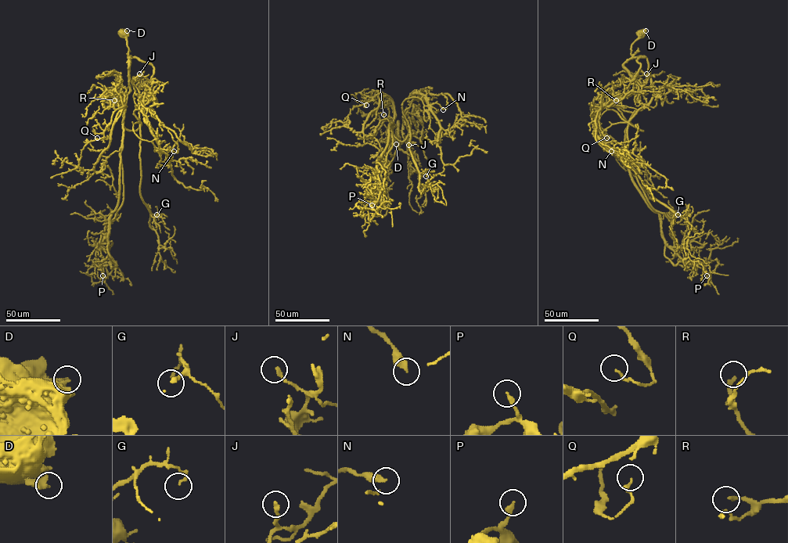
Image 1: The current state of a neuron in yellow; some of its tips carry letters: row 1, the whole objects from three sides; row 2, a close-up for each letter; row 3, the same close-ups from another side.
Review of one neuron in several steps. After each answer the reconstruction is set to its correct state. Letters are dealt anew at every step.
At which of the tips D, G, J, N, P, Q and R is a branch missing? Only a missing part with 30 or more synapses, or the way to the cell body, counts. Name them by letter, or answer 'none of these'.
none of these

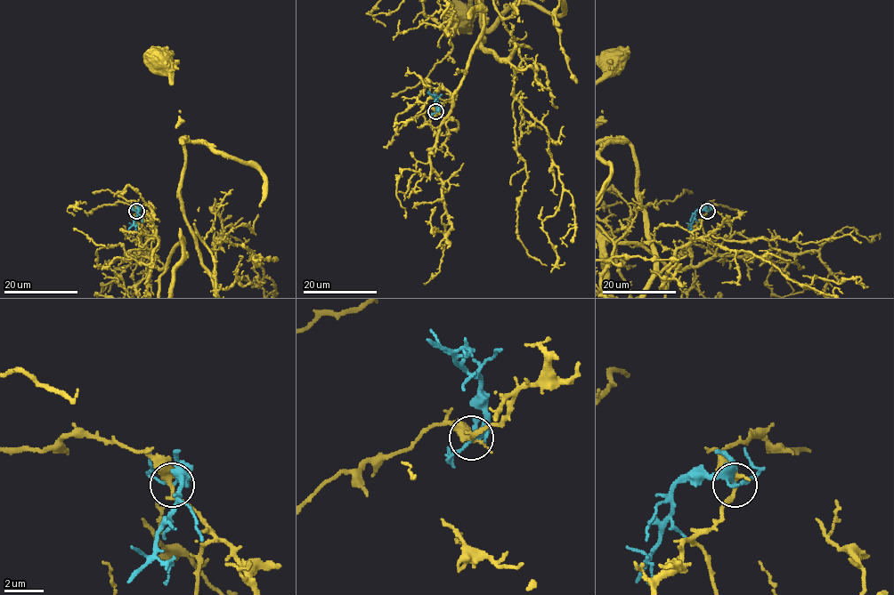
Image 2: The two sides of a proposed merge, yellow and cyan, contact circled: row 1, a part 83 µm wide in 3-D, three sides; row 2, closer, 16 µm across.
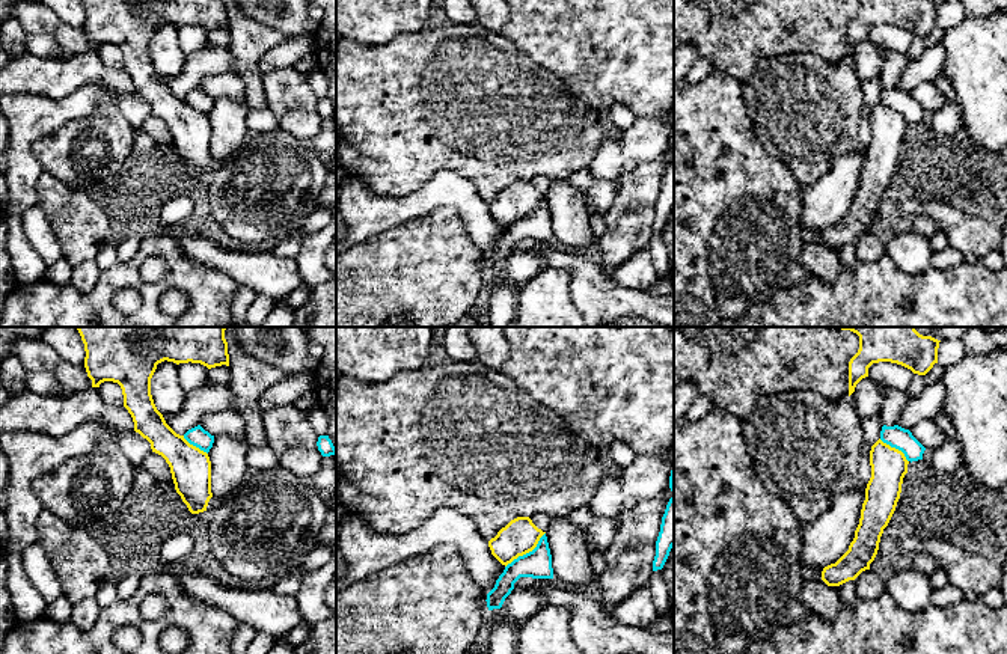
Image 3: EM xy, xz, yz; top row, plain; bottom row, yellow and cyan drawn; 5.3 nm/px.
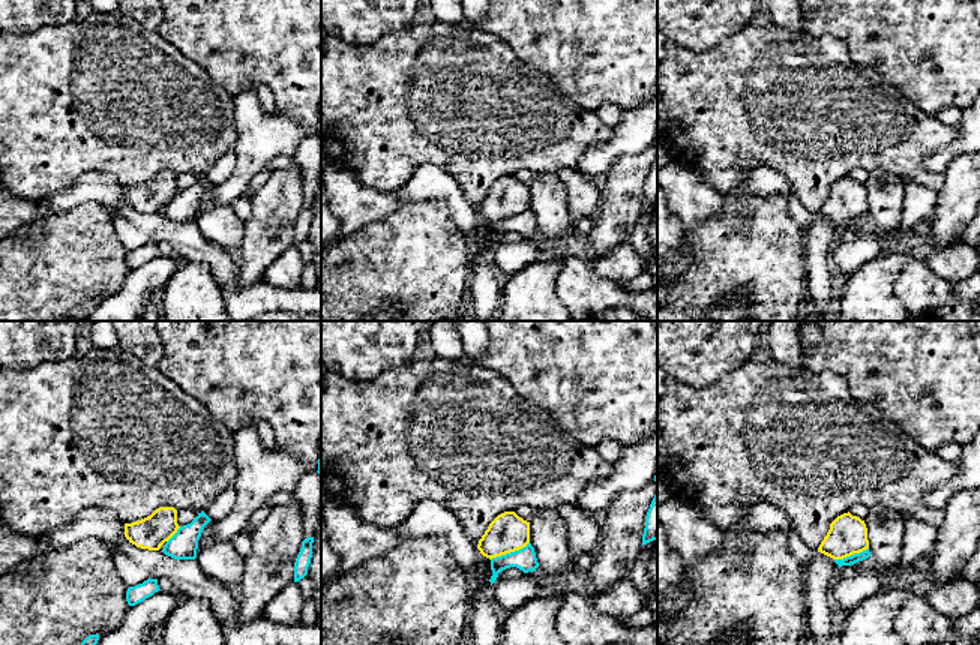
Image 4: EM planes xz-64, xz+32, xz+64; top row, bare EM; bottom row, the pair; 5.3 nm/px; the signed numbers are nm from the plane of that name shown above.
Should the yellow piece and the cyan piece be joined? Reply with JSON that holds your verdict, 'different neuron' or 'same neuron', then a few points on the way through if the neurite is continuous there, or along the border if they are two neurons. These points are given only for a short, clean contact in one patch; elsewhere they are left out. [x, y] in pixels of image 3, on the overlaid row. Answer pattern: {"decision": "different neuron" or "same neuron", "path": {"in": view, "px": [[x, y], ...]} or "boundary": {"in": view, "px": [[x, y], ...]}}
{"decision": "different neuron", "boundary": {"in": "xz", "px": [[544, 532], [531, 550], [519, 555], [505, 567]]}}

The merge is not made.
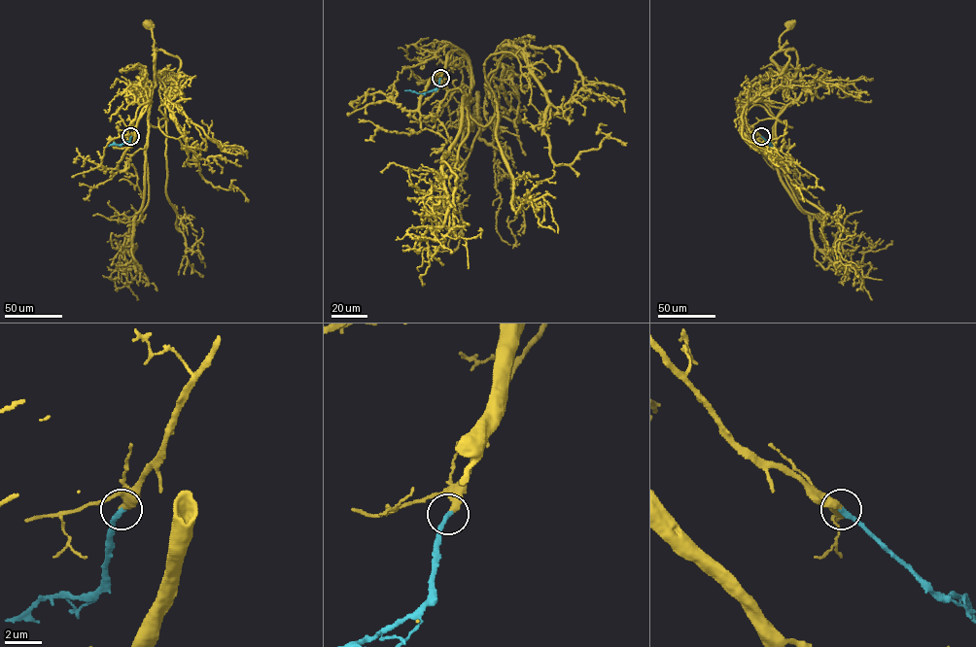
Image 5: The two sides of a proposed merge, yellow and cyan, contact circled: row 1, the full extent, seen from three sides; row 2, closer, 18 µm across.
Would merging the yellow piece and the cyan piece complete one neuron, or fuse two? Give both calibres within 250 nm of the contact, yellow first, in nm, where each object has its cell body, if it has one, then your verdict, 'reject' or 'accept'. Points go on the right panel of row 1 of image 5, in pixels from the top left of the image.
400/280 nm | yellow (789, 24) | cyan none | accept

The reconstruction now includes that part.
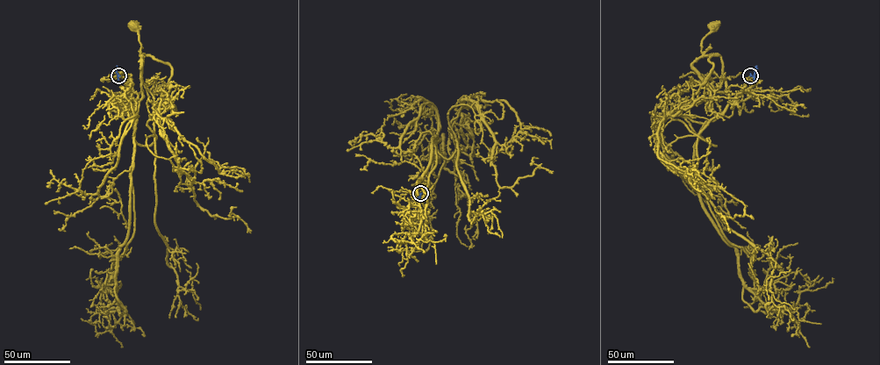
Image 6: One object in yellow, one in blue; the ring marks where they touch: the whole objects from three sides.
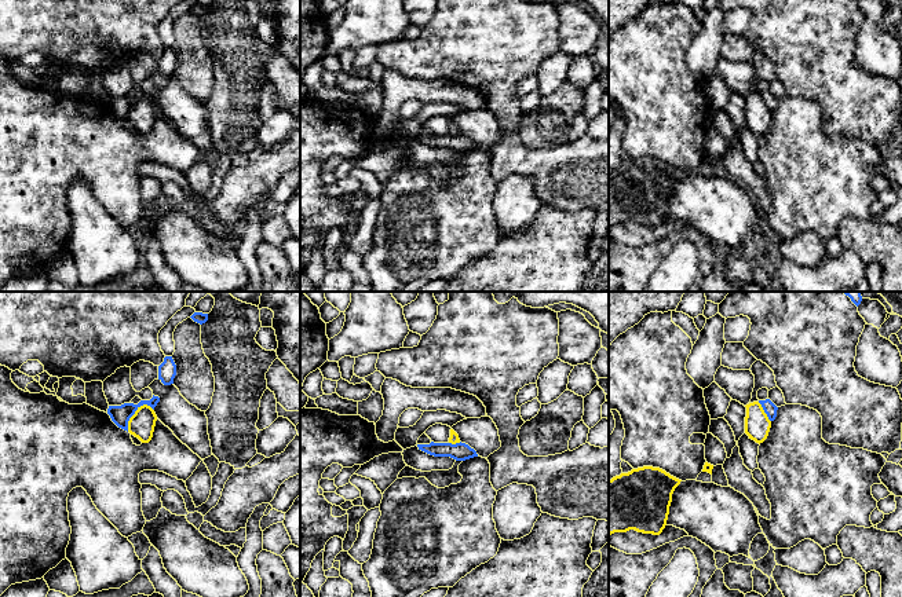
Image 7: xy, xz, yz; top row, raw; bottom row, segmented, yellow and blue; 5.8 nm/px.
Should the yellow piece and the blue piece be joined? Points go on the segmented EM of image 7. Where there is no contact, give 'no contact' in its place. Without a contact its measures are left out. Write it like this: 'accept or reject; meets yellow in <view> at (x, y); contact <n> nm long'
reject; meets yellow in xy at (134, 414); contact 200 nm long

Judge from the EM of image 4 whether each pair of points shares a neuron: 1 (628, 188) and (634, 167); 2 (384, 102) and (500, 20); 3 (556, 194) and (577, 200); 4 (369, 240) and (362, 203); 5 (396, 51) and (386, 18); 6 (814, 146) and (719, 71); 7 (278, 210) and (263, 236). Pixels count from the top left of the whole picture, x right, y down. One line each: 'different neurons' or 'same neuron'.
1: same neuron
2: different neurons
3: different neurons
4: different neurons
5: different neurons
6: same neuron
7: same neuron

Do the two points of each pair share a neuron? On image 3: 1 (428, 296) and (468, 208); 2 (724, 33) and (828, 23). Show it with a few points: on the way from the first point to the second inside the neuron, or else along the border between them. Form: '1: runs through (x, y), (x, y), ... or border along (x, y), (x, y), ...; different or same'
1: border along (427, 211), (454, 207), (469, 238), (481, 250); different
2: runs through (749, 23), (802, 23); same

